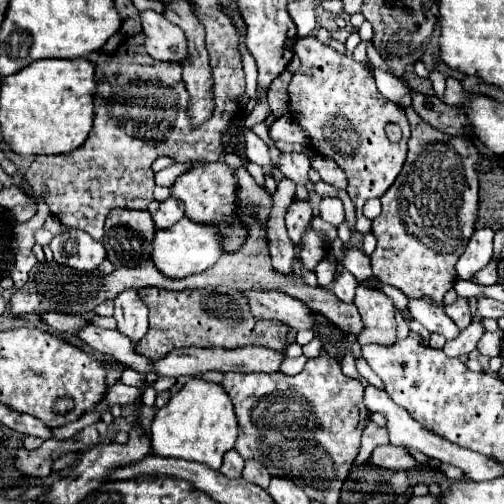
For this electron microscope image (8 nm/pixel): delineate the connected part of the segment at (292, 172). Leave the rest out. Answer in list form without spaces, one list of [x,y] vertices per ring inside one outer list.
[[[281,154],[279,160],[277,160],[277,168],[289,178],[293,180],[295,184],[301,184],[301,186],[307,186],[309,184],[309,168],[311,168],[311,162],[305,154]]]

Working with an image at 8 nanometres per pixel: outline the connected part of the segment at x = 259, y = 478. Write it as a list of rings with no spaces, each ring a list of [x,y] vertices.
[[[247,460],[245,470],[243,470],[243,478],[249,480],[251,484],[257,484],[263,490],[269,486],[269,480],[271,480],[267,468],[263,464],[259,464],[257,460]]]

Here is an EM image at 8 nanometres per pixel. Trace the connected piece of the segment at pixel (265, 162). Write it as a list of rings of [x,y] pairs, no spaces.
[[[245,130],[243,136],[245,136],[245,150],[247,150],[249,162],[259,164],[265,174],[271,174],[273,172],[273,162],[271,162],[271,156],[269,156],[267,144],[257,134],[253,134],[251,130]]]

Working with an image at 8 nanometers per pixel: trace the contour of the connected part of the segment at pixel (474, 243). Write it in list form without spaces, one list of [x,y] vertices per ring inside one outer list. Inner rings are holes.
[[[489,226],[475,230],[463,256],[457,262],[457,280],[475,282],[473,276],[493,258],[493,230]]]

